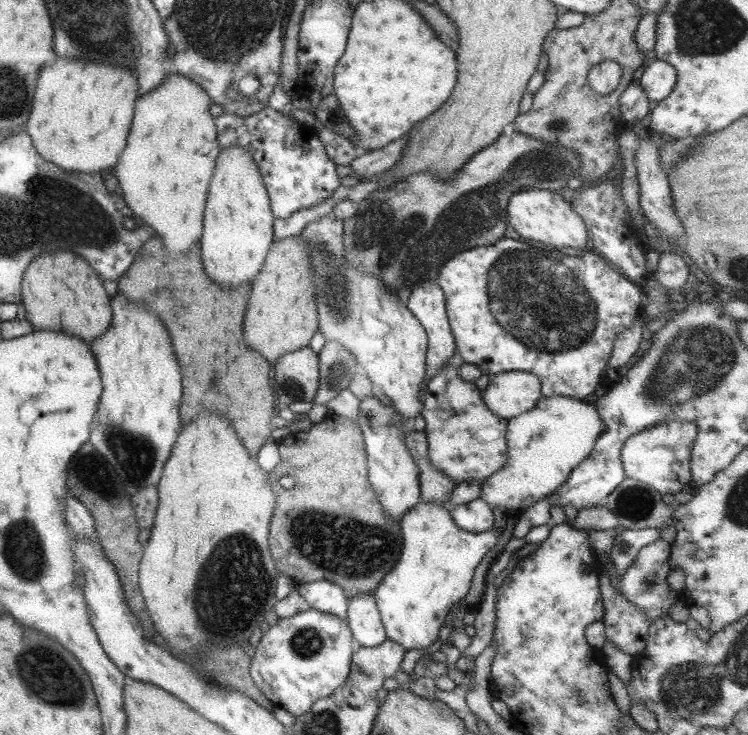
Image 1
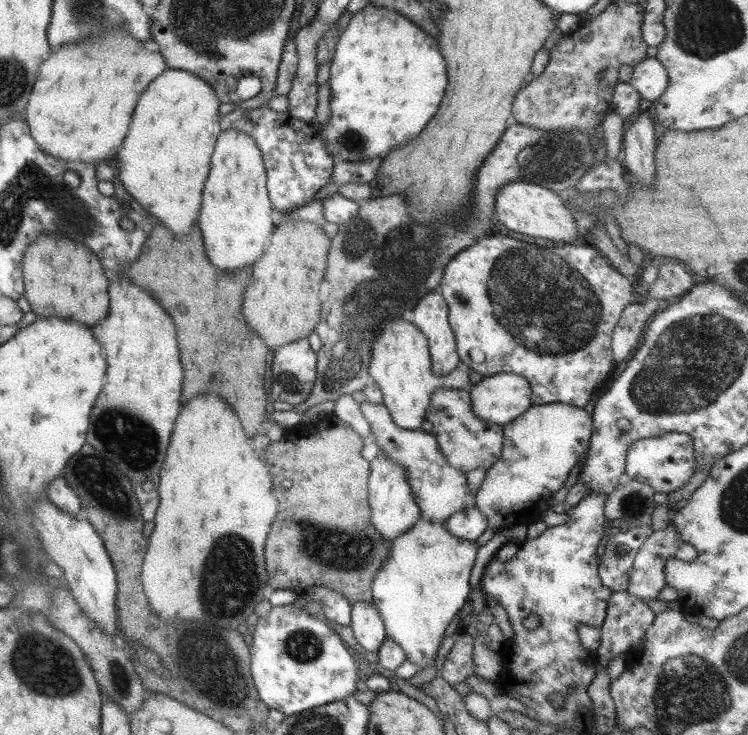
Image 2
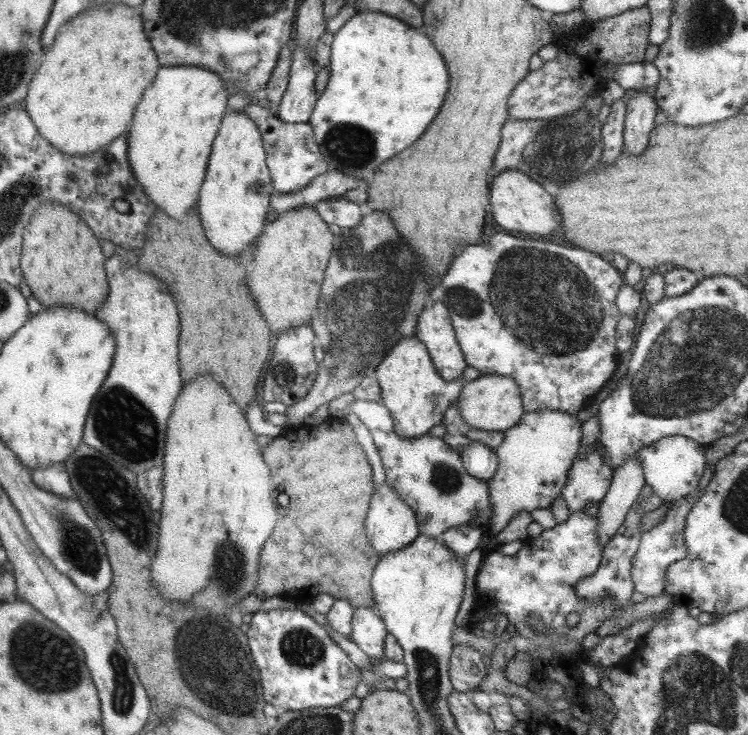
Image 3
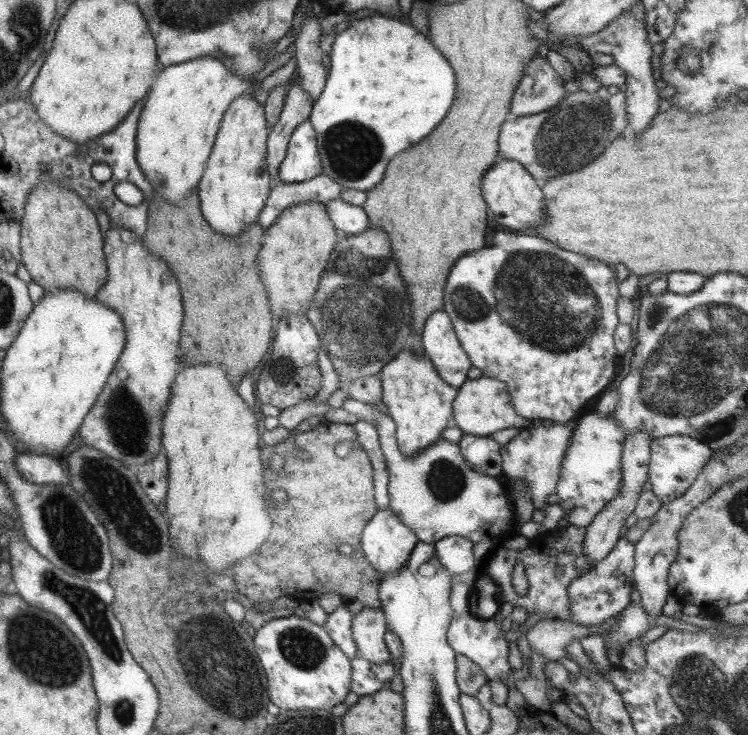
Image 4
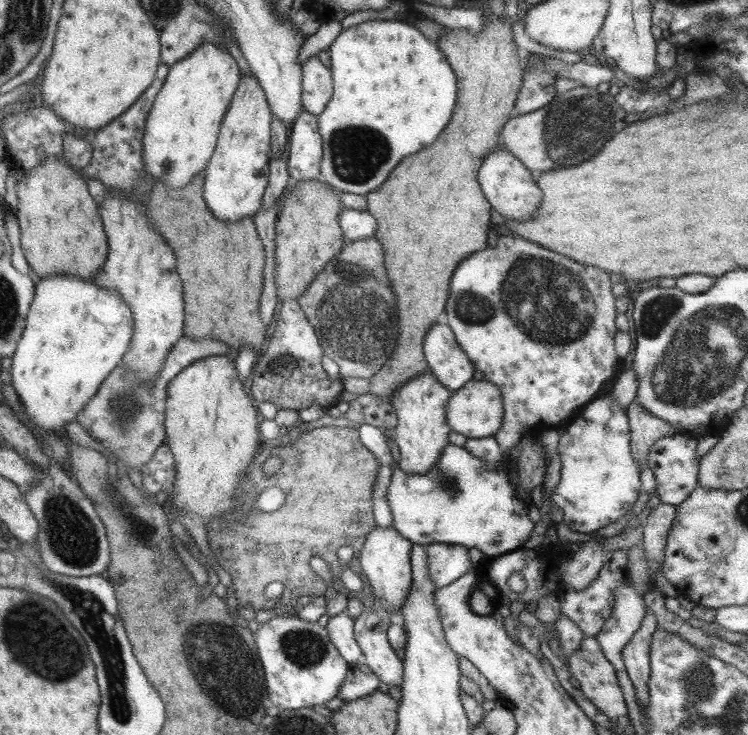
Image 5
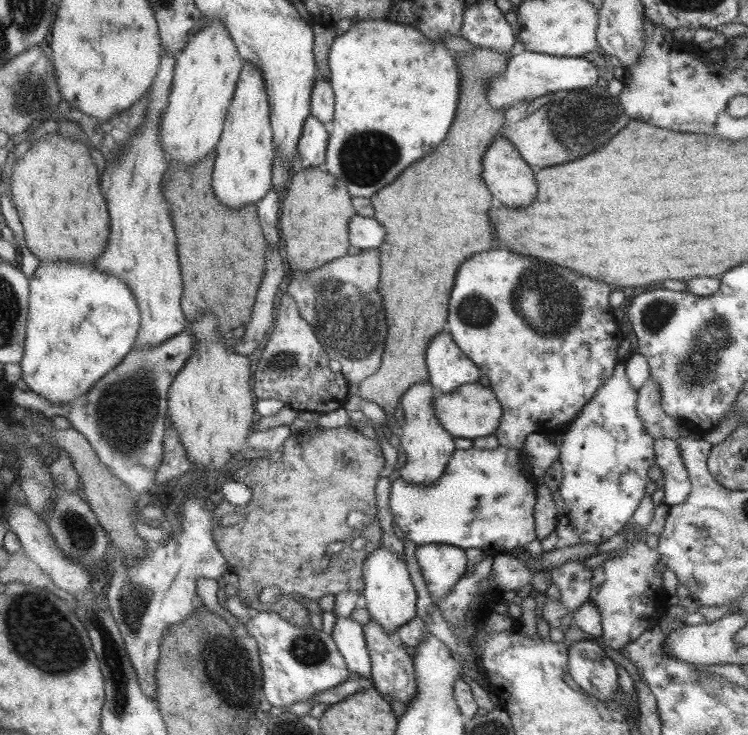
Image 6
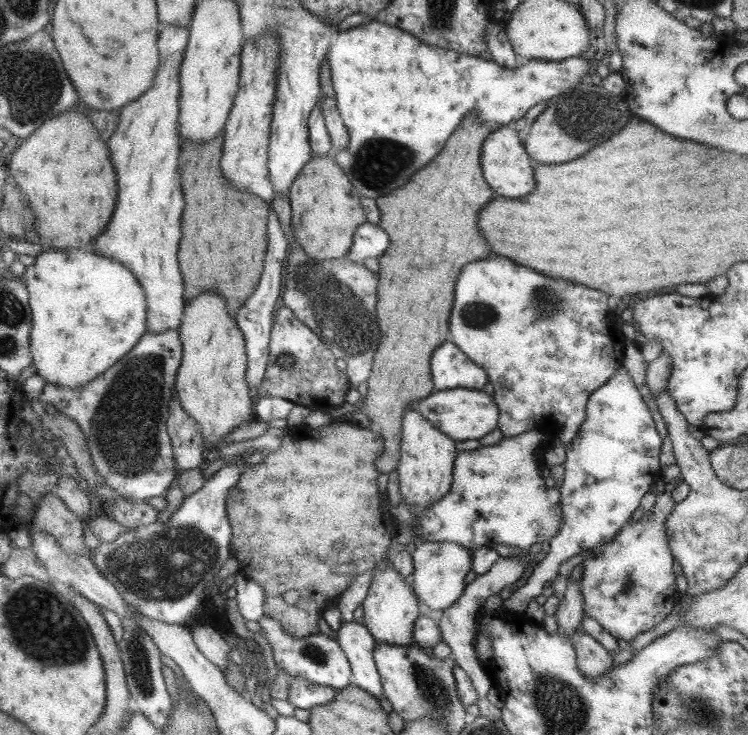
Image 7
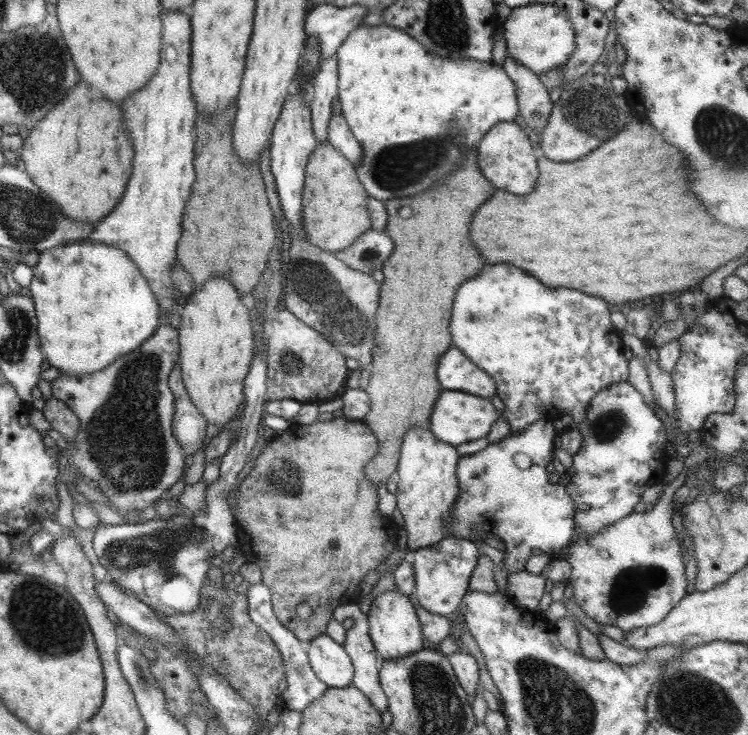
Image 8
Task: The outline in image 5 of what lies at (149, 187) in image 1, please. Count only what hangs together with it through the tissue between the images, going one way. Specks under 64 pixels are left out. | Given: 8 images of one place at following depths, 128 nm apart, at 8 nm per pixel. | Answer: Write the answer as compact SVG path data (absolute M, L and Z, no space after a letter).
M204 42L184 60L169 65L166 80L154 99L144 127L143 163L154 181L182 189L205 170L215 151L224 115L242 77L236 60L227 50L220 49L212 42Z

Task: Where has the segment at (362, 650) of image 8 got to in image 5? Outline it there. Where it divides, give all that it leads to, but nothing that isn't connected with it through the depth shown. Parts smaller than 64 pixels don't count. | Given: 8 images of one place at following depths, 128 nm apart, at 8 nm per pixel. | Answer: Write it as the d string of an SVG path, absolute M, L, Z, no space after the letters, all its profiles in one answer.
M347 611L333 617L323 614L318 619L318 624L327 630L329 639L350 666L352 666L353 662L362 660L363 656L361 648L355 639L354 621Z

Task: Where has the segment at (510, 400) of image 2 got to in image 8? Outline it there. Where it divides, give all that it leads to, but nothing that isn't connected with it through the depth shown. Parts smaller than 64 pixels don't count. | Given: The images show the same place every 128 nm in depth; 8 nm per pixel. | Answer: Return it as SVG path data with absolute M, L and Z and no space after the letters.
M442 391L429 420L429 431L434 432L438 440L457 447L464 442L476 441L487 437L492 426L498 421L500 412L490 400L466 394L466 392Z

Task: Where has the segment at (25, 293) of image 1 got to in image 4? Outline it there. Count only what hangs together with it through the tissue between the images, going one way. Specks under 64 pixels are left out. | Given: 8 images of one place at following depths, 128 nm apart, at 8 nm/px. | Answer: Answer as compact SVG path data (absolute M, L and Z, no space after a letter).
M45 181L44 184L41 182L28 193L21 228L20 253L23 258L21 263L30 273L32 280L44 289L45 294L58 292L61 288L74 288L84 292L86 296L95 298L97 292L104 286L108 276L104 252L105 240L96 224L94 214L76 193L59 182Z

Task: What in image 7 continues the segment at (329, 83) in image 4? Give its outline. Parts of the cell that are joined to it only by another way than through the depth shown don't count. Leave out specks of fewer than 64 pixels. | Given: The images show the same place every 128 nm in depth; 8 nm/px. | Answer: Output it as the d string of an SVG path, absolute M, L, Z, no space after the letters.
M372 19L371 22L366 22L362 25L355 26L350 30L340 30L334 39L330 48L328 48L328 64L331 68L331 79L333 82L335 99L337 100L337 109L342 117L343 123L347 126L348 131L348 144L337 150L333 155L333 159L336 164L342 169L342 172L346 176L349 176L350 184L356 188L356 191L366 198L378 199L381 196L396 192L398 186L406 184L408 178L424 168L446 144L446 140L450 138L450 134L454 132L454 128L462 122L462 118L468 113L476 113L481 121L489 124L506 124L513 126L514 121L520 120L532 106L540 104L544 101L550 100L563 92L566 92L570 87L582 82L586 78L590 78L590 75L594 72L594 69L590 65L590 59L582 57L572 57L561 61L549 61L549 60L527 60L526 62L520 62L516 68L507 69L503 66L498 66L494 61L488 61L481 59L481 57L468 56L466 54L460 54L458 52L444 50L444 48L436 48L436 46L428 46L424 44L422 40L414 38L412 34L404 32L401 28L393 27L389 24L378 22L376 19Z

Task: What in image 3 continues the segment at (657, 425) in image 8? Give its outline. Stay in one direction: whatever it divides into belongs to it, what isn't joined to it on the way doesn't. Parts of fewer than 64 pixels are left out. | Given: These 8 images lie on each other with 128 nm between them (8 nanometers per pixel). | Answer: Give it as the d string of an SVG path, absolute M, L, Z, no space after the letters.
M599 442L578 453L561 492L569 511L583 511L589 504L603 502L614 471Z

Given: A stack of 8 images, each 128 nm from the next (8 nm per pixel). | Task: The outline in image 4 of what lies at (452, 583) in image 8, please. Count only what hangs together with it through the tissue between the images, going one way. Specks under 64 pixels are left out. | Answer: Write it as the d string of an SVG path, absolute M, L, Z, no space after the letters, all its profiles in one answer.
M448 536L434 544L436 558L451 572L462 574L475 567L474 543L462 536Z

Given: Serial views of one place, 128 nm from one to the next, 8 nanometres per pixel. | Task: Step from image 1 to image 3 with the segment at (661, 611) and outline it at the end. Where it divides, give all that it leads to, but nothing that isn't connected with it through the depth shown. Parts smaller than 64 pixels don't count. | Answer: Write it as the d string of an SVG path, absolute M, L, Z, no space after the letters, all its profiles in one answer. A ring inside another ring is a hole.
M695 489L691 495L676 499L670 507L664 520L648 532L643 532L640 538L640 546L631 562L631 577L634 590L645 597L657 597L665 591L665 574L667 568L677 560L682 560L688 554L688 547L684 540L685 518L690 507L697 501L703 490ZM688 498L688 499L687 499Z

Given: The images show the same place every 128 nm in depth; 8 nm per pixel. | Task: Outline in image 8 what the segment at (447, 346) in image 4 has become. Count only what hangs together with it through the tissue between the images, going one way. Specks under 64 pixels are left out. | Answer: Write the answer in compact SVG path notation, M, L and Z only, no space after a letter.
M448 348L437 366L443 391L470 392L486 400L497 394L494 380L487 372L476 368L476 364L472 364L458 348Z

